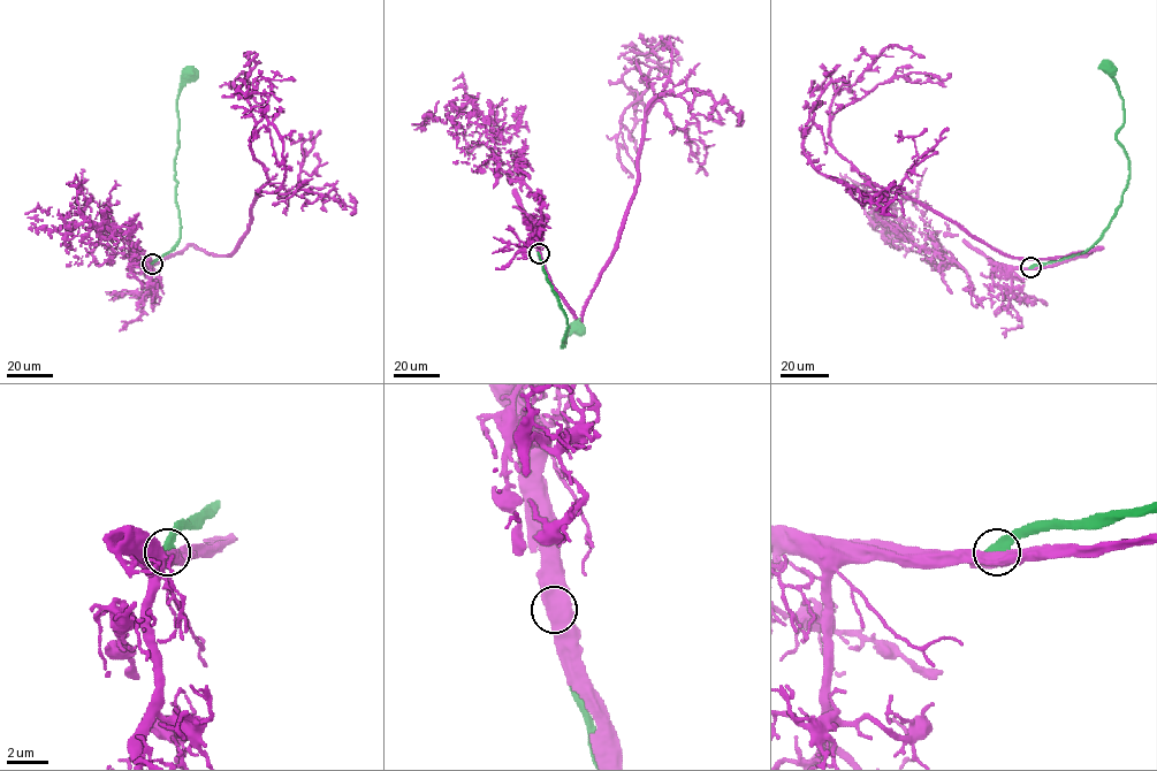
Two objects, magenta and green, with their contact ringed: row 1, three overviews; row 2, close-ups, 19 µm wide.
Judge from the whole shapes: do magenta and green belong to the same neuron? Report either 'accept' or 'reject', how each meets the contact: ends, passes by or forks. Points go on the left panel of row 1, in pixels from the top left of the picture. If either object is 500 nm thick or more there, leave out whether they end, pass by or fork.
accept

